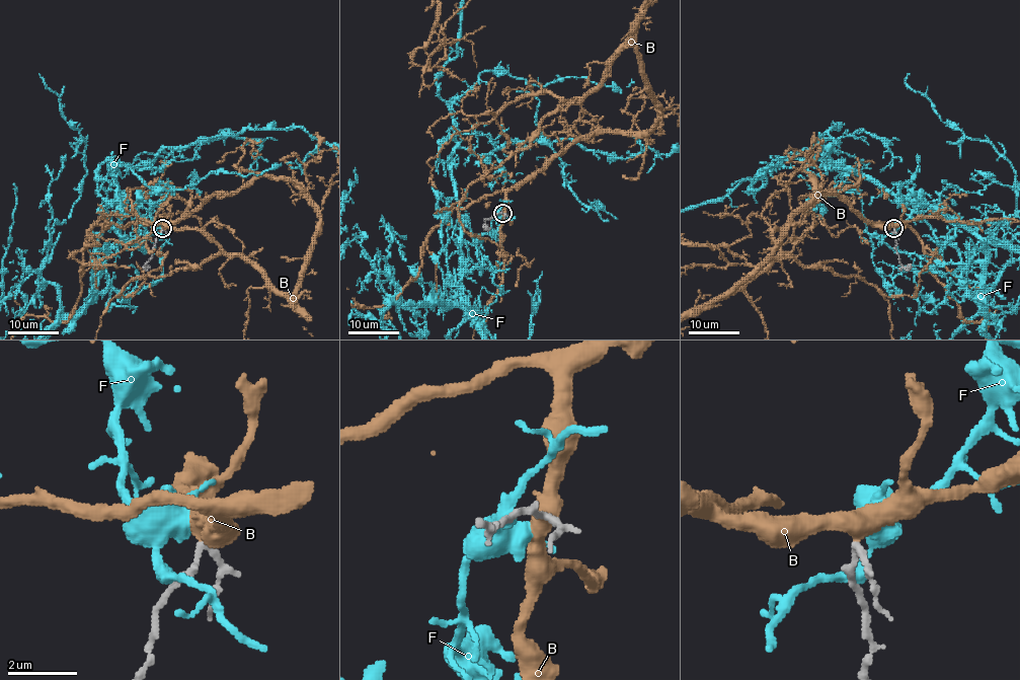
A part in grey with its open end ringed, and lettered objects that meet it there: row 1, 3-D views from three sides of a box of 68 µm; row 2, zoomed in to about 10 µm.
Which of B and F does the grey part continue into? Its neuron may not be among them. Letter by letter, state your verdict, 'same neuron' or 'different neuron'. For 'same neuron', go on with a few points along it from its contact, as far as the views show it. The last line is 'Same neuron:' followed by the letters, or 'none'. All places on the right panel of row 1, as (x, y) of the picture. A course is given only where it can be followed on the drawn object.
B: same neuron
F: different neuron
Same neuron: B

